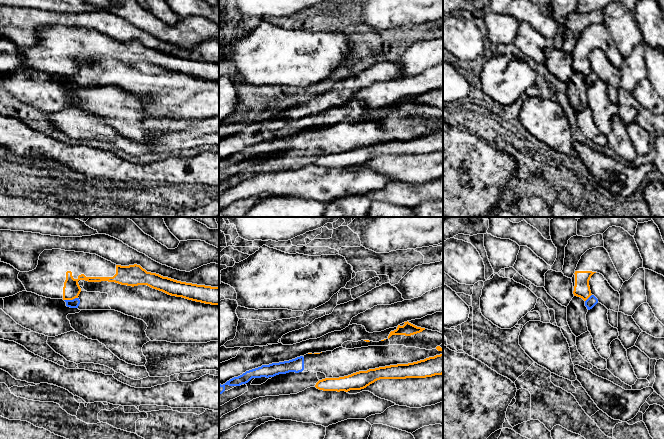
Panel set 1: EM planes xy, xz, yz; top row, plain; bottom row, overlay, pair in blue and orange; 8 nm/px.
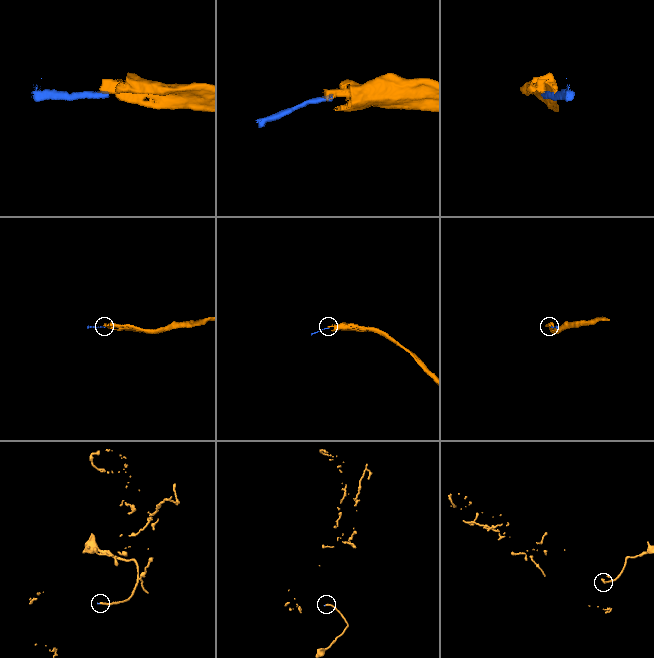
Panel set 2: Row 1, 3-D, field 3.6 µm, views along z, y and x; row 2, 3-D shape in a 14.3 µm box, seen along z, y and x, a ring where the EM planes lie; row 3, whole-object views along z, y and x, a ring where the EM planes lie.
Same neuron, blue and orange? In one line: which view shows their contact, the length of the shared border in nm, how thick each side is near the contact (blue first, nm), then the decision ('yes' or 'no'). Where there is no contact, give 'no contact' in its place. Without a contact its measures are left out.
xy | 110 nm | 70/140 nm | no

